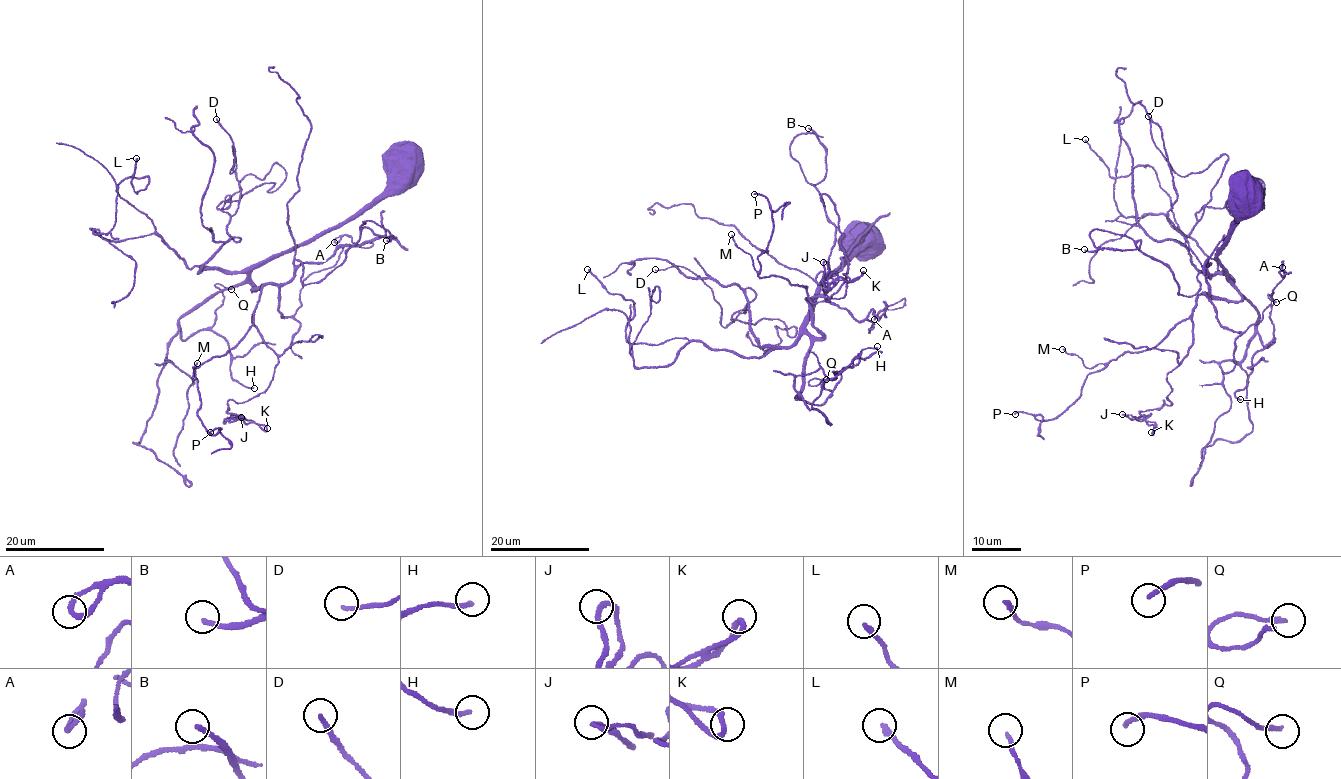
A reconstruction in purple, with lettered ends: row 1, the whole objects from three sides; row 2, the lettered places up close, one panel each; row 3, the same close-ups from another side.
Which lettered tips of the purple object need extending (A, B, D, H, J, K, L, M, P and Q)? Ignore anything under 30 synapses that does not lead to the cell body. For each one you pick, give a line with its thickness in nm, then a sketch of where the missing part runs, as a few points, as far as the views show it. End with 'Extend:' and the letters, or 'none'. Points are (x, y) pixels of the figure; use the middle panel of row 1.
B: calibre 190 nm; course (808, 128), (815, 130), (830, 145), (851, 143), (859, 149), (854, 162), (862, 175)
H: calibre 190 nm
L: calibre 190 nm; course (587, 269), (578, 265), (568, 279), (559, 283), (574, 273), (596, 274), (604, 262)
P: calibre 220 nm; course (754, 194), (745, 222), (769, 245), (753, 244), (758, 270), (719, 262), (705, 275)
Extend: B, H, L, P

